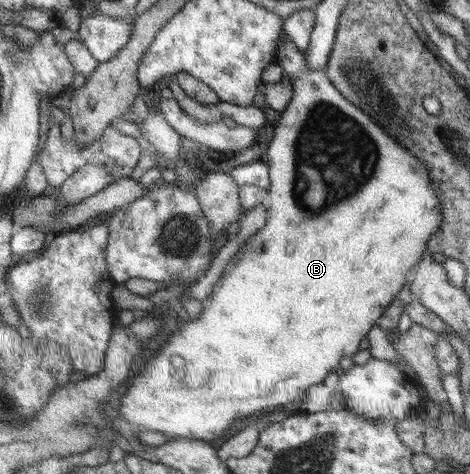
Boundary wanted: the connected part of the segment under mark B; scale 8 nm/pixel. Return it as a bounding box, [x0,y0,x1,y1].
[116,33,443,444]

